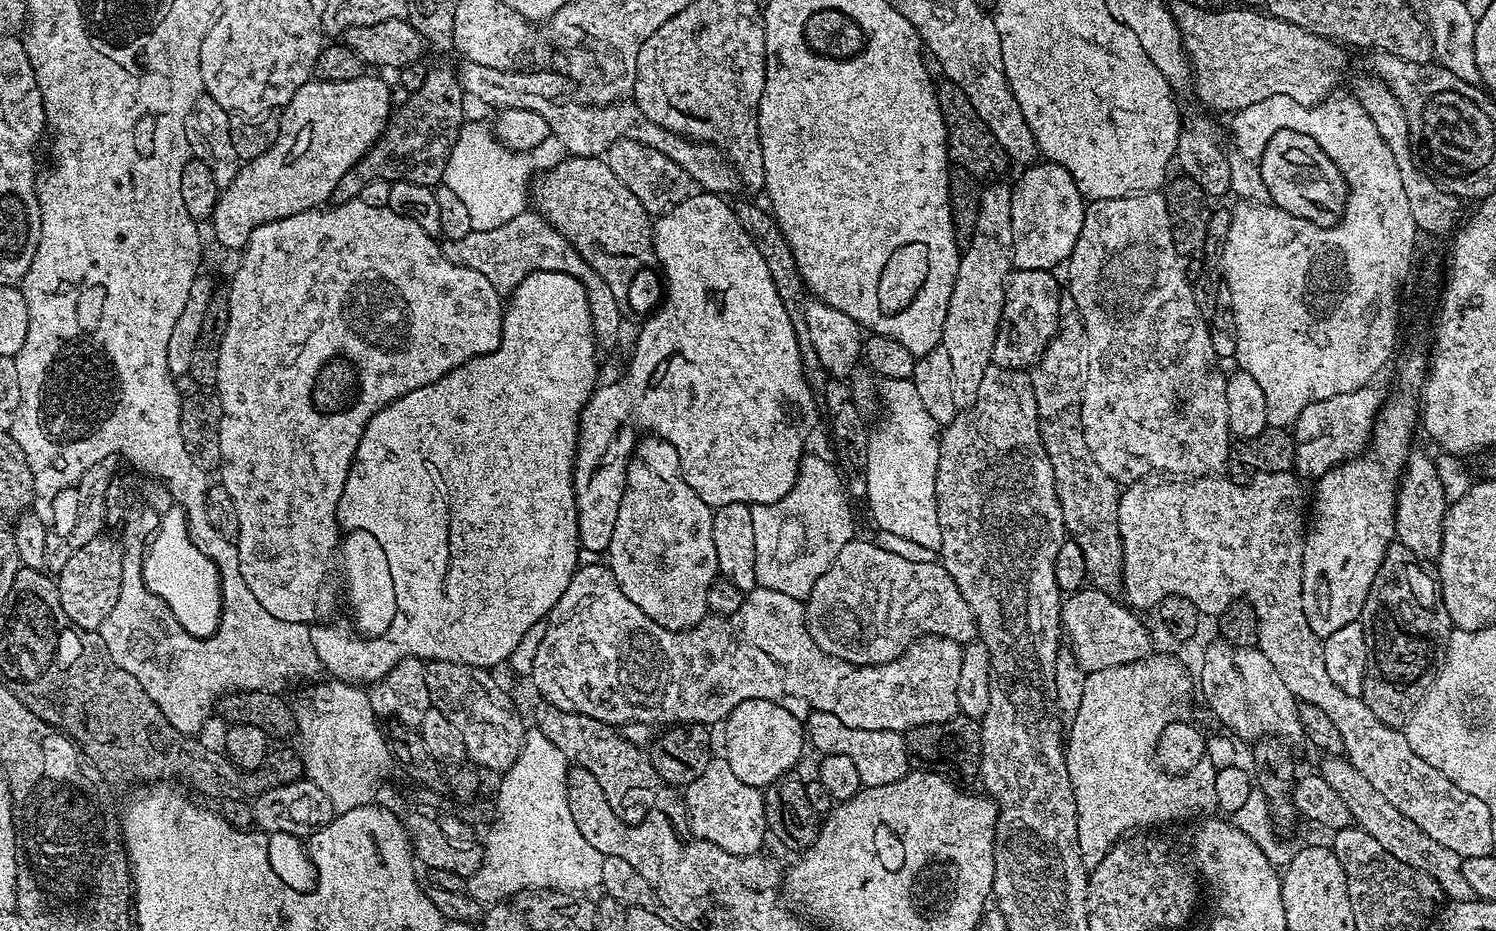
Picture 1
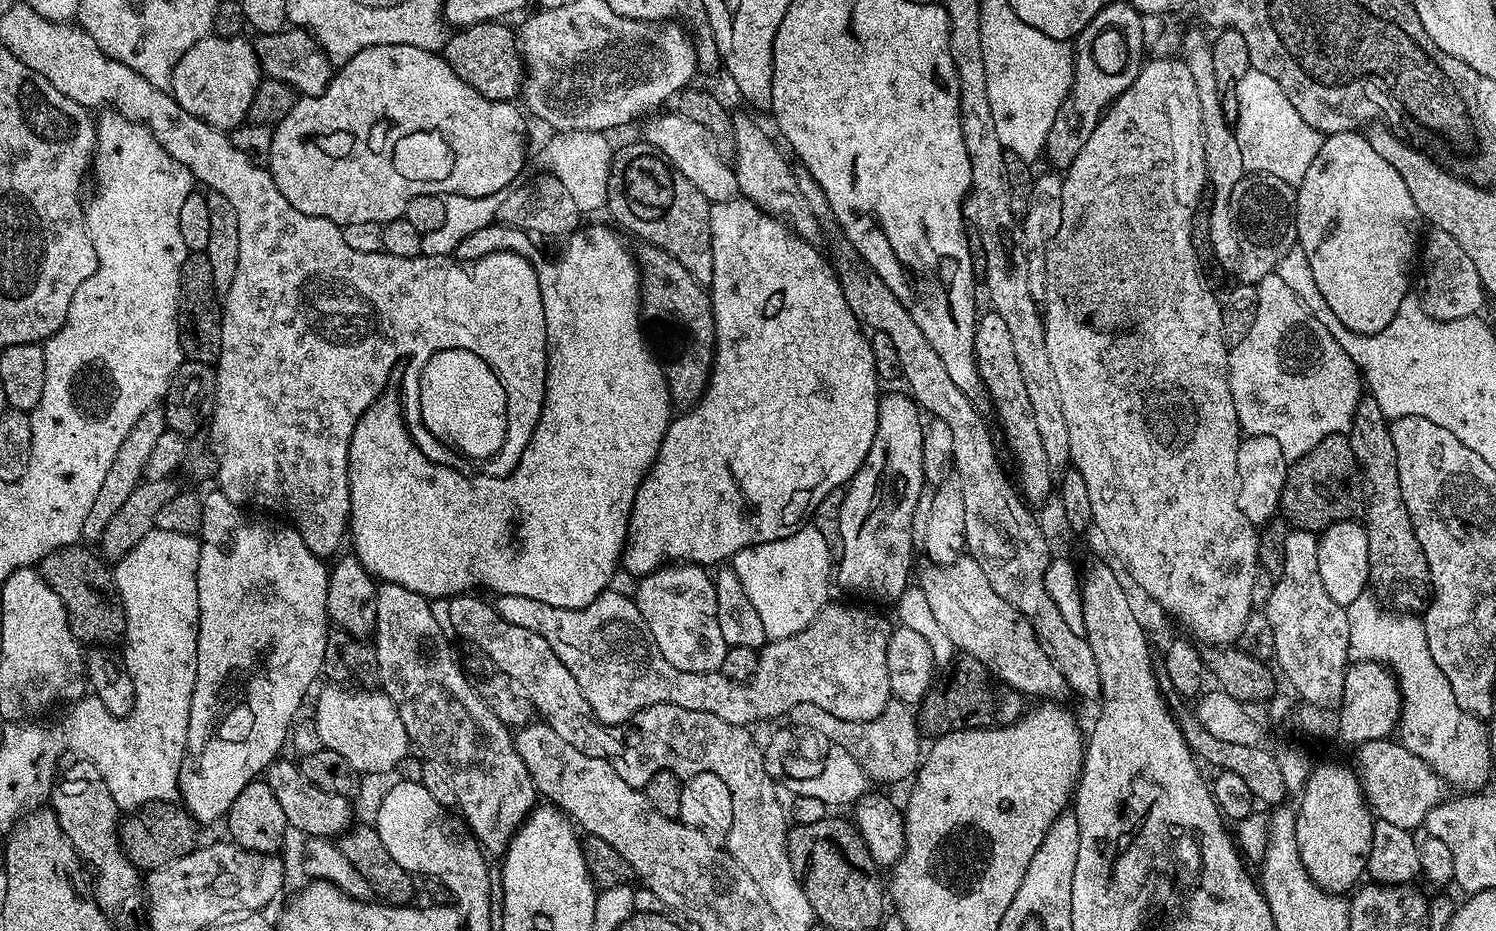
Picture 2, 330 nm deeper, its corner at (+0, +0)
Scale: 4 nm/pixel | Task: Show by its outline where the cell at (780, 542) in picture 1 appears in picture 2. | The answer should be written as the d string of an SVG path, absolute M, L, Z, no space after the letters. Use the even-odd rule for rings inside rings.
M801 526L797 532L786 538L738 550L738 554L732 556L730 566L734 574L738 574L742 590L746 590L754 610L758 610L758 615L762 618L762 630L766 630L769 641L790 638L806 630L806 626L810 626L810 622L814 622L814 618L822 611L824 605L829 603L828 579L831 576L833 579L834 576L834 558L826 546L826 538L822 538L822 534L815 526Z

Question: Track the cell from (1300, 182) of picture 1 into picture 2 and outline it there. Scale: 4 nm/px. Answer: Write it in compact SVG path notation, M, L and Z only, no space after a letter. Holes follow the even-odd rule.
M1360 130L1331 133L1318 150L1318 158L1310 162L1310 170L1306 170L1306 178L1302 178L1302 182L1296 188L1296 239L1298 246L1304 251L1303 263L1310 265L1320 293L1326 295L1332 308L1340 314L1340 318L1358 330L1377 330L1380 333L1393 321L1394 315L1410 290L1408 288L1410 274L1412 272L1413 275L1418 245L1422 240L1420 224L1422 225L1420 211L1418 206L1414 206L1414 198L1410 198L1410 190L1406 190L1406 182L1402 182L1402 174L1398 174L1398 170L1394 170L1390 162L1384 161L1378 155L1367 135Z

